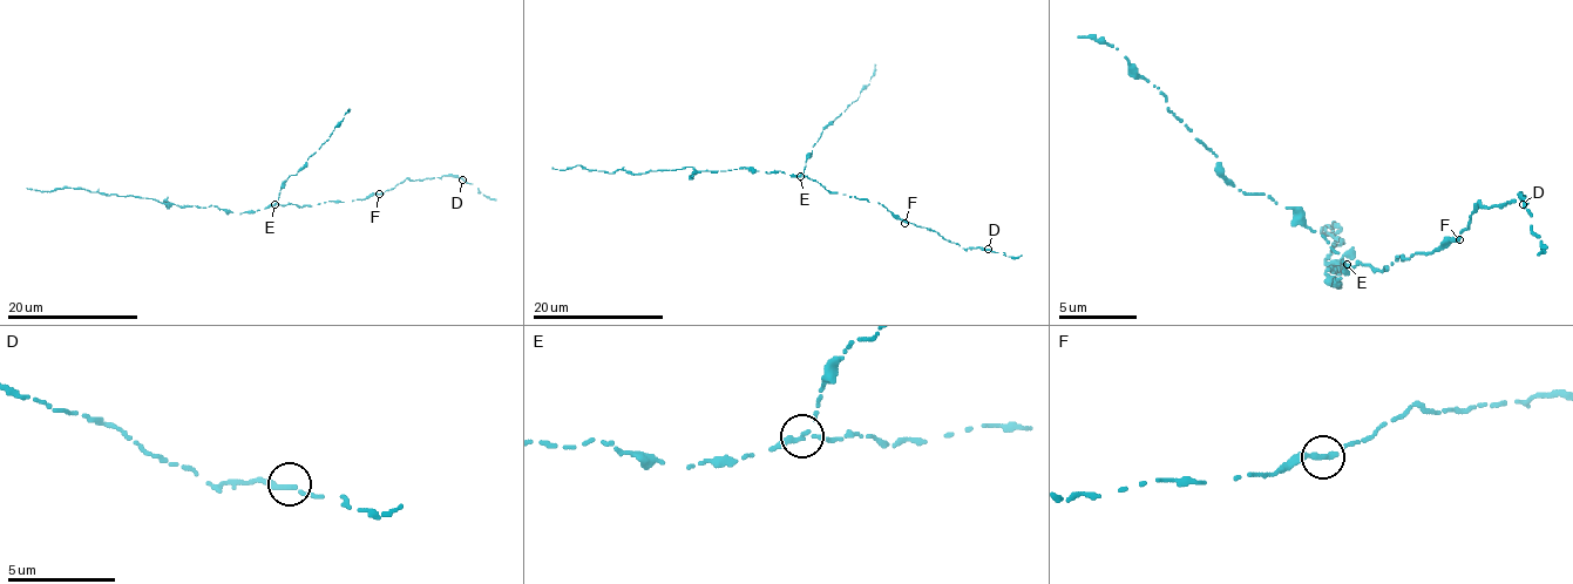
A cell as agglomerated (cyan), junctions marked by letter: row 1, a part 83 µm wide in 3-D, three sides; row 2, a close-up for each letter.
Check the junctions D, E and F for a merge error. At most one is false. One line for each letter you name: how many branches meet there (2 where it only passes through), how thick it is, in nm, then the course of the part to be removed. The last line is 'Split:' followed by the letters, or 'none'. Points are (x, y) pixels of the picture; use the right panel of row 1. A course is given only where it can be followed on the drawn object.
E: 2 branches meet; 240 nm thick; foreign part runs (1346, 264), (1290, 209), (1235, 185), (1118, 47), (1095, 35), (1078, 35)
Split: E

